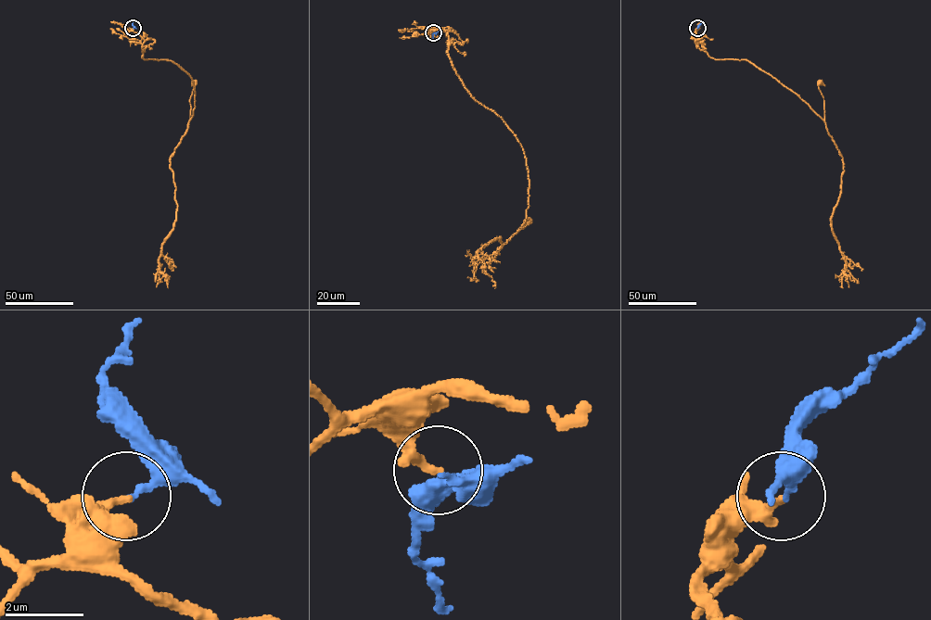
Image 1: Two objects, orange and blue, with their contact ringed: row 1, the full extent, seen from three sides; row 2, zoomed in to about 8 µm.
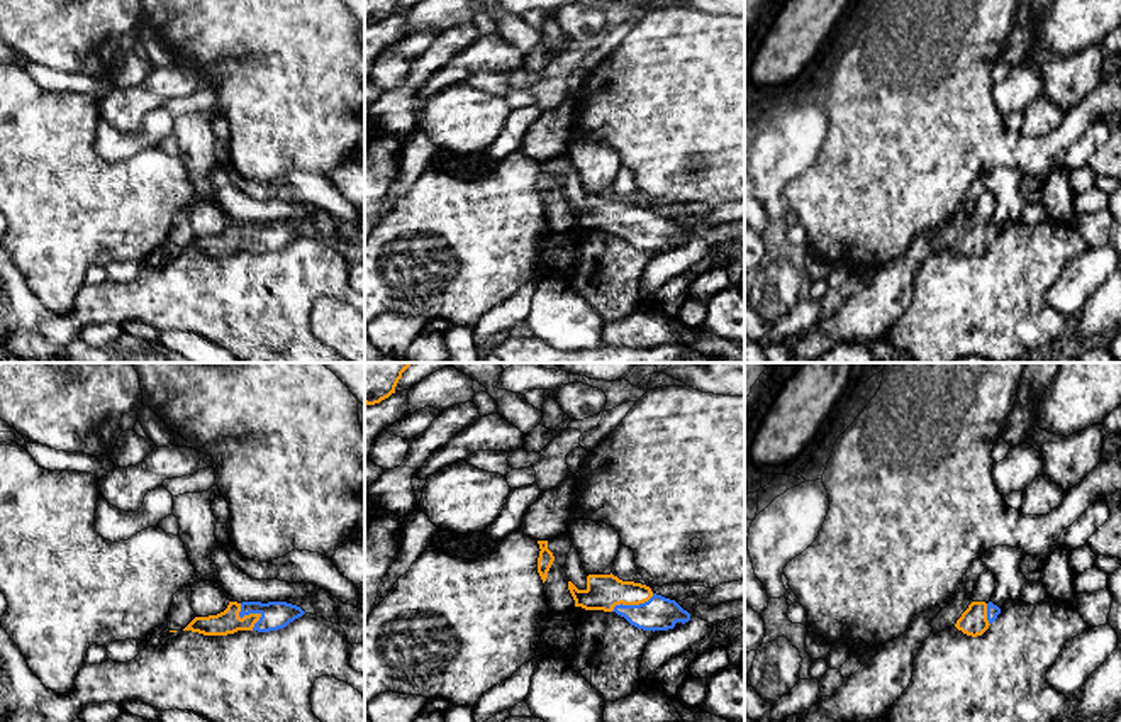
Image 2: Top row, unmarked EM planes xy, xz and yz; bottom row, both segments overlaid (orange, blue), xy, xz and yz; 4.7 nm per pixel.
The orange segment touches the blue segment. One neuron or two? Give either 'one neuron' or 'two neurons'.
one neuron

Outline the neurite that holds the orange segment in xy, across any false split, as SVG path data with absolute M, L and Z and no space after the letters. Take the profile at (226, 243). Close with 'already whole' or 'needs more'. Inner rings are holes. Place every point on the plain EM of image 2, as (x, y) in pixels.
M229 222L217 236L195 237L183 251L204 256L227 256L237 251L270 253L287 247L305 232L287 222Z | needs more

